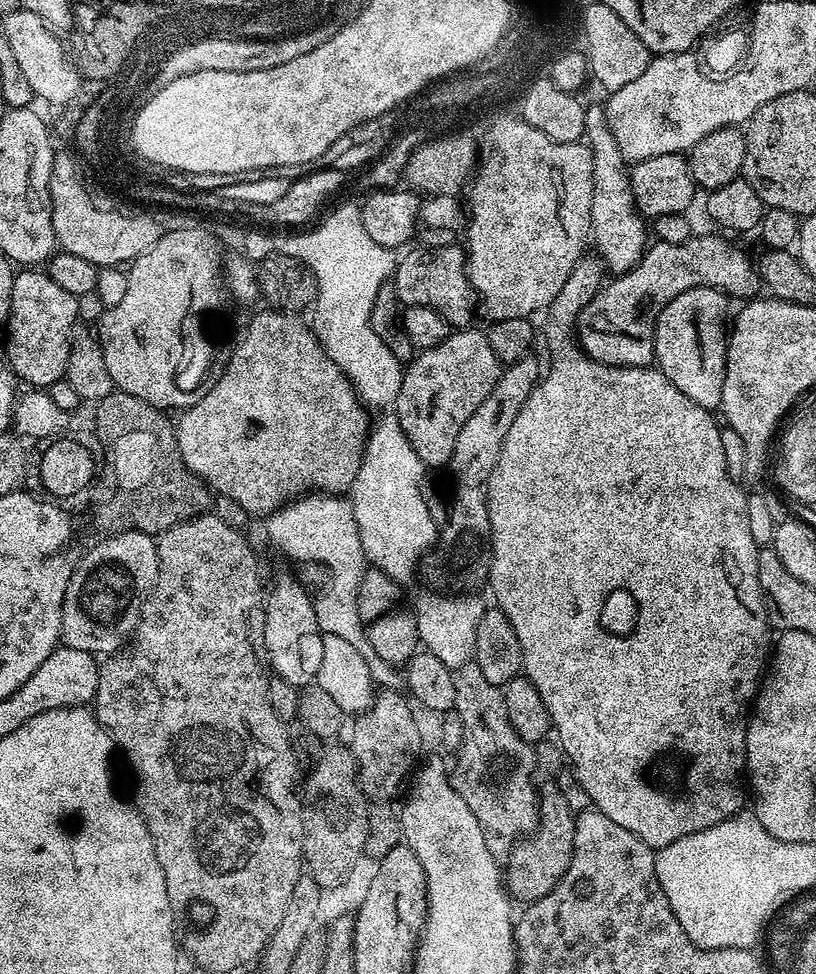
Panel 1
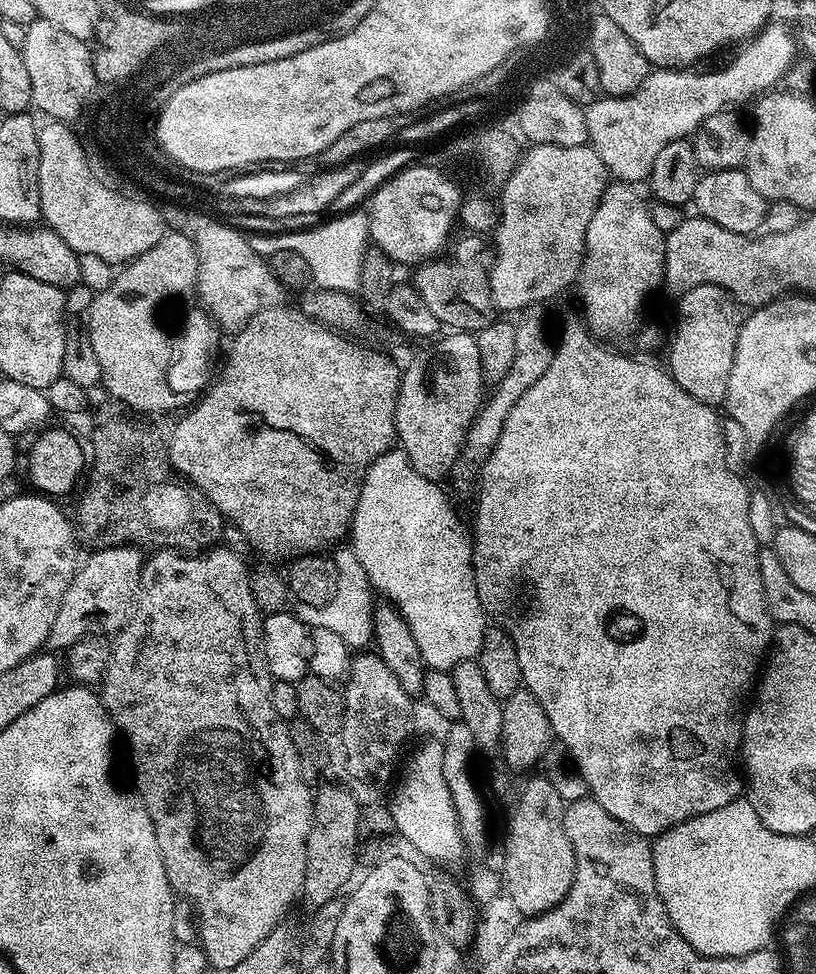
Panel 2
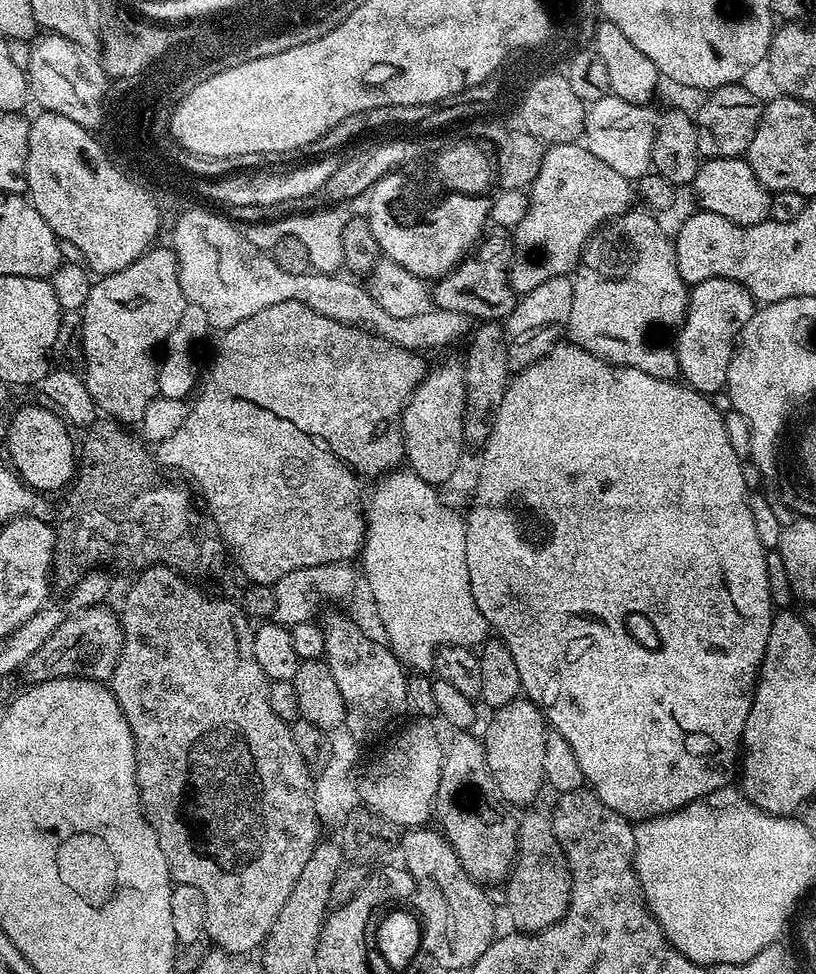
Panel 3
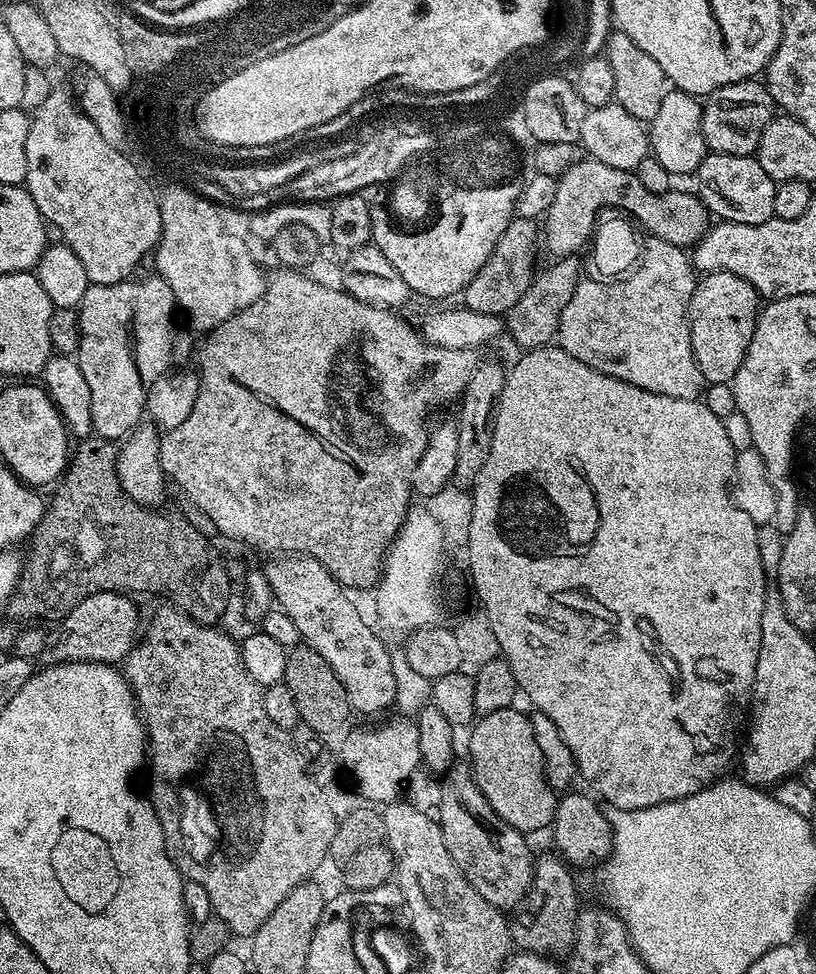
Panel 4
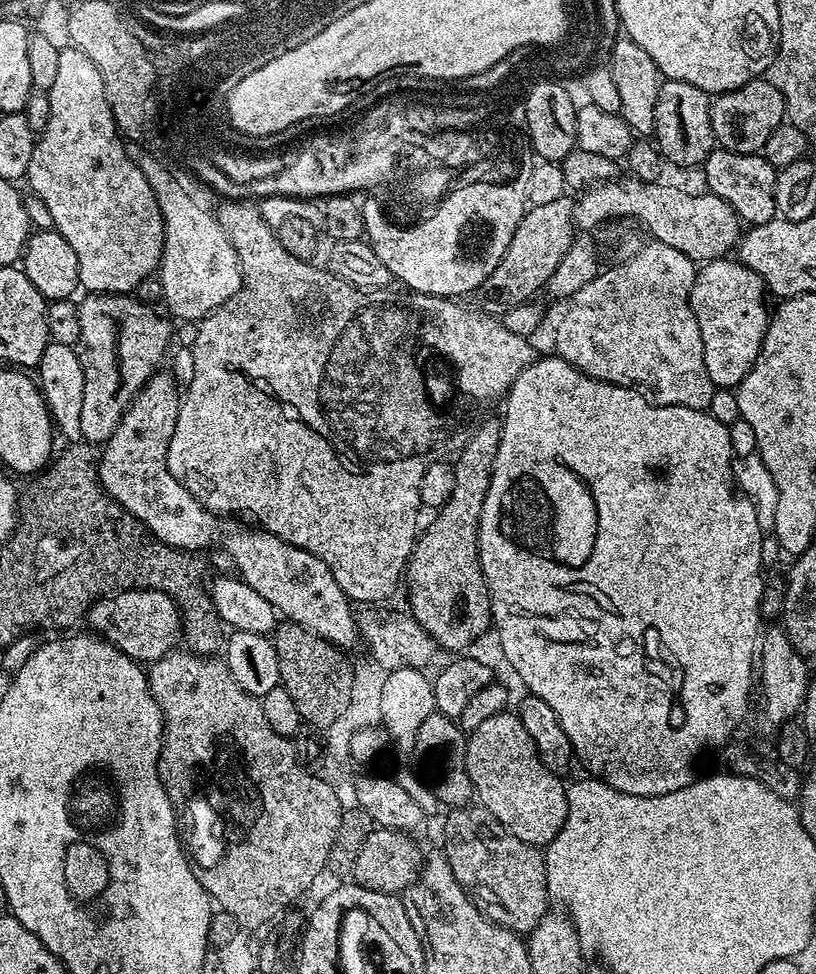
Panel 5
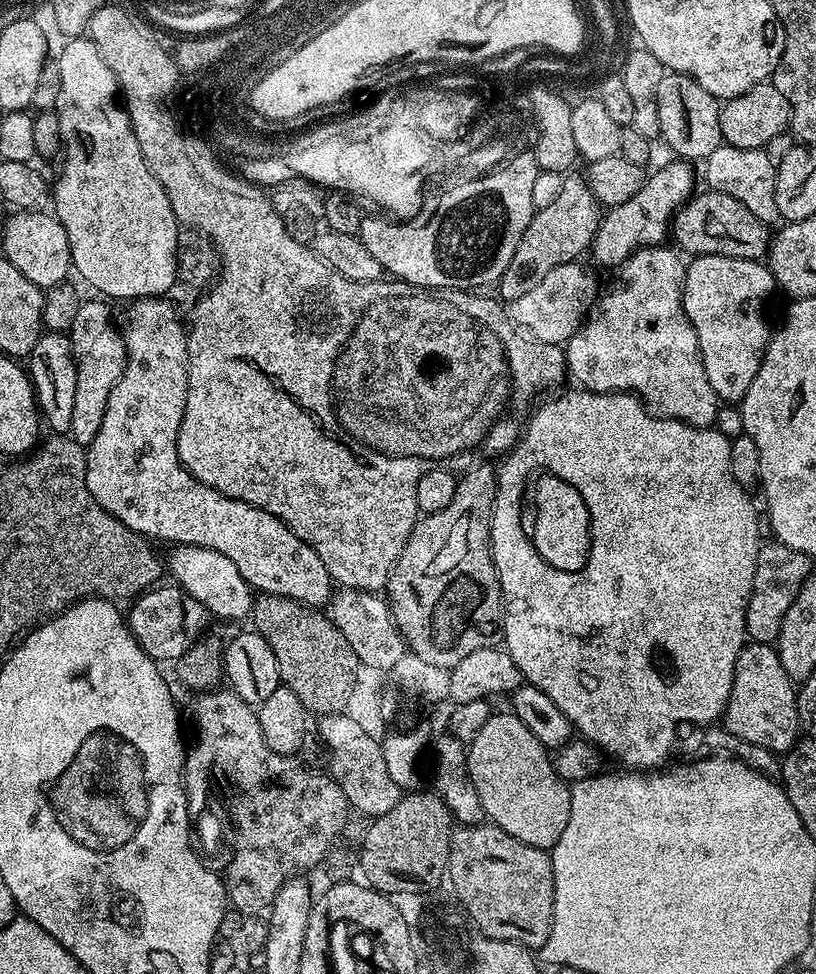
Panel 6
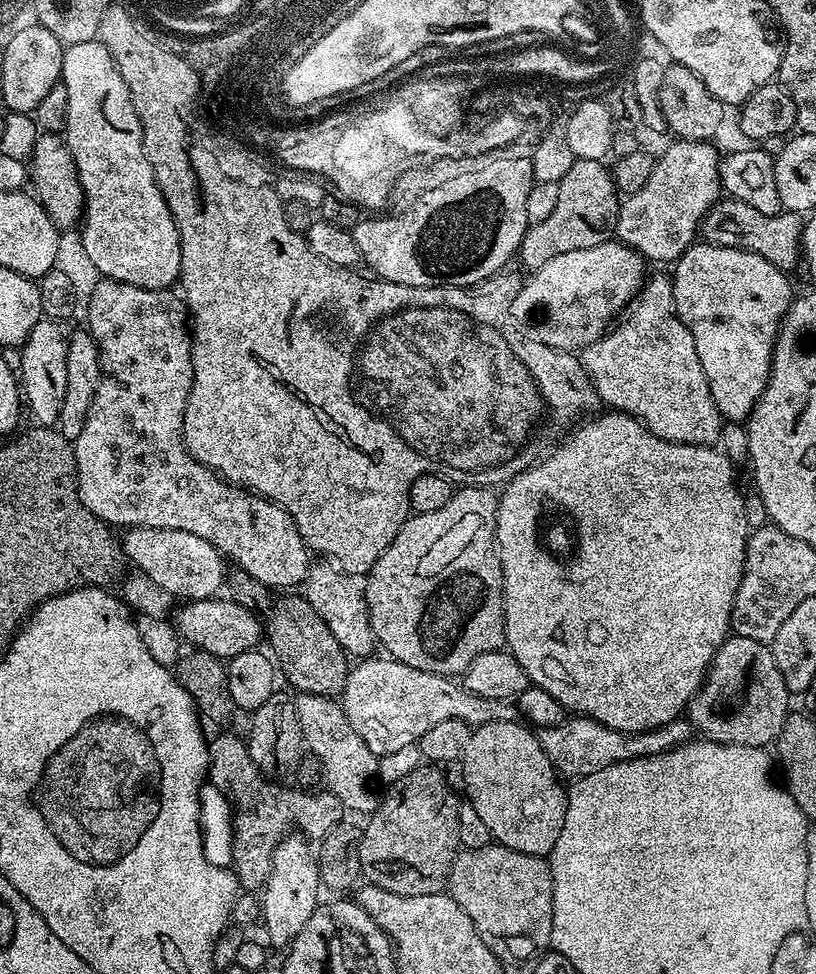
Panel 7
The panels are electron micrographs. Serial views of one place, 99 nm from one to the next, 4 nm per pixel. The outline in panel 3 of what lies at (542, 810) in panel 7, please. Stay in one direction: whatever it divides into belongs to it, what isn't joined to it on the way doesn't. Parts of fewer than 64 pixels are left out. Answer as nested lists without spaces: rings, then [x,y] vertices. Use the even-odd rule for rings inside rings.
[[[517,698],[510,701],[510,703],[506,706],[495,709],[495,711],[491,713],[491,716],[492,721],[489,722],[488,729],[486,729],[485,732],[482,732],[482,739],[484,741],[484,753],[486,754],[486,766],[490,770],[493,782],[496,783],[497,793],[499,793],[499,795],[503,797],[503,799],[507,801],[507,803],[509,800],[509,802],[512,804],[528,804],[524,806],[535,805],[532,803],[535,802],[536,795],[538,795],[540,792],[540,787],[543,789],[546,784],[546,781],[544,779],[544,767],[542,766],[542,762],[544,761],[544,759],[546,759],[546,721],[544,719],[544,713],[541,712],[540,707],[532,703],[531,700],[527,698]]]

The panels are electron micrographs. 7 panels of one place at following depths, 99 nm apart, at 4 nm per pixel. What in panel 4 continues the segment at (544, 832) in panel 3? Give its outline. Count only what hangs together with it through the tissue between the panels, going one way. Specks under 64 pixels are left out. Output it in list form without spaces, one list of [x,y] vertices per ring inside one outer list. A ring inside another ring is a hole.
[[[551,855],[535,857],[532,885],[528,888],[522,907],[511,917],[510,931],[517,949],[538,952],[549,958],[560,958],[571,949],[576,940],[576,919],[581,914],[582,903],[576,897],[573,869],[559,855]]]

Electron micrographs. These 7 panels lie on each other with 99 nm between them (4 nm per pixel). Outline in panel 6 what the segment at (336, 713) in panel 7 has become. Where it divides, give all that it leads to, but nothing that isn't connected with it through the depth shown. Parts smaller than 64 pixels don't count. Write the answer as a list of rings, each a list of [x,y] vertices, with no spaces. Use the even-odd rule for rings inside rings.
[[[334,715],[324,719],[323,731],[325,740],[328,740],[328,744],[333,748],[336,776],[339,776],[344,785],[344,791],[351,796],[352,803],[374,817],[384,816],[394,810],[394,806],[400,801],[402,789],[393,782],[390,774],[385,773],[384,761],[376,744],[351,720],[337,719]]]

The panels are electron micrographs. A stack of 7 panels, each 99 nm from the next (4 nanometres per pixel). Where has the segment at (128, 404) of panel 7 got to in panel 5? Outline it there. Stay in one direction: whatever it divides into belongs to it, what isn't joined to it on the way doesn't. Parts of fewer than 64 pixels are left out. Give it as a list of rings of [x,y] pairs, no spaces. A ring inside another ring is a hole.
[[[167,371],[158,372],[149,375],[145,380],[128,409],[120,417],[112,437],[102,445],[102,451],[98,456],[100,484],[106,490],[108,497],[115,504],[123,506],[130,514],[134,514],[134,518],[138,518],[145,529],[163,544],[197,554],[203,553],[205,551],[203,548],[223,549],[232,559],[240,578],[244,579],[251,588],[258,590],[258,594],[262,594],[262,598],[266,598],[266,602],[270,602],[270,606],[274,606],[285,621],[309,628],[314,634],[330,641],[341,650],[354,647],[360,640],[358,620],[354,612],[352,616],[354,604],[342,592],[338,582],[334,582],[326,562],[259,527],[247,528],[246,525],[236,521],[239,519],[225,518],[223,515],[211,512],[182,486],[182,482],[178,482],[178,478],[174,478],[174,474],[170,474],[168,447],[170,438],[174,438],[174,422],[178,422],[181,393],[176,392],[178,384]]]

